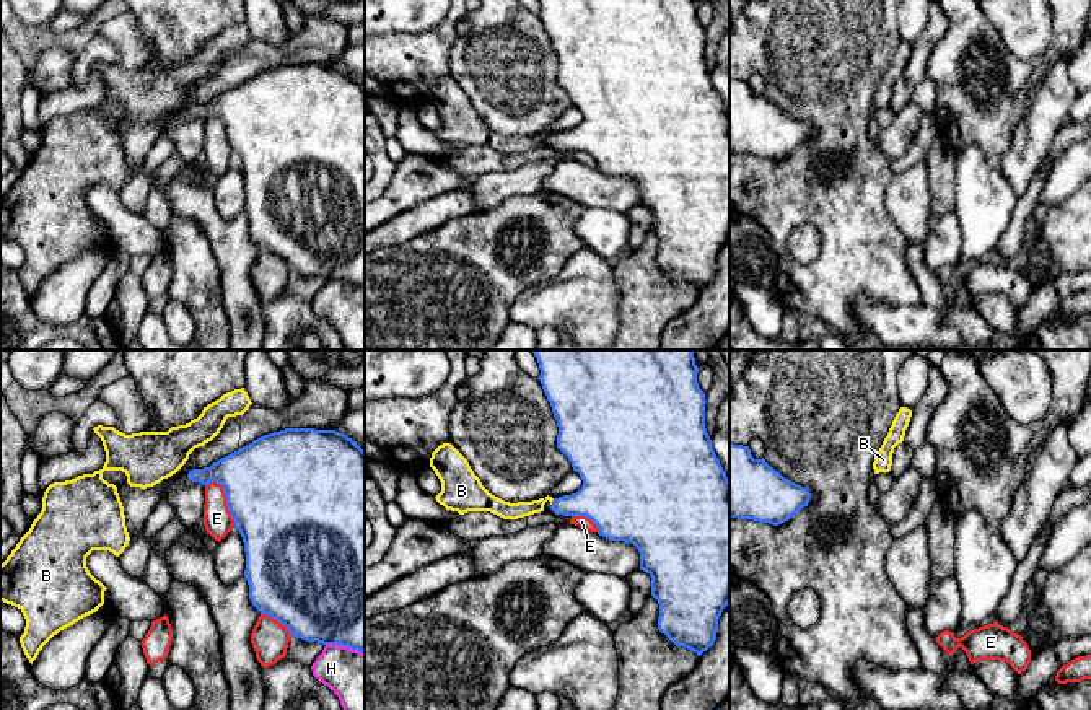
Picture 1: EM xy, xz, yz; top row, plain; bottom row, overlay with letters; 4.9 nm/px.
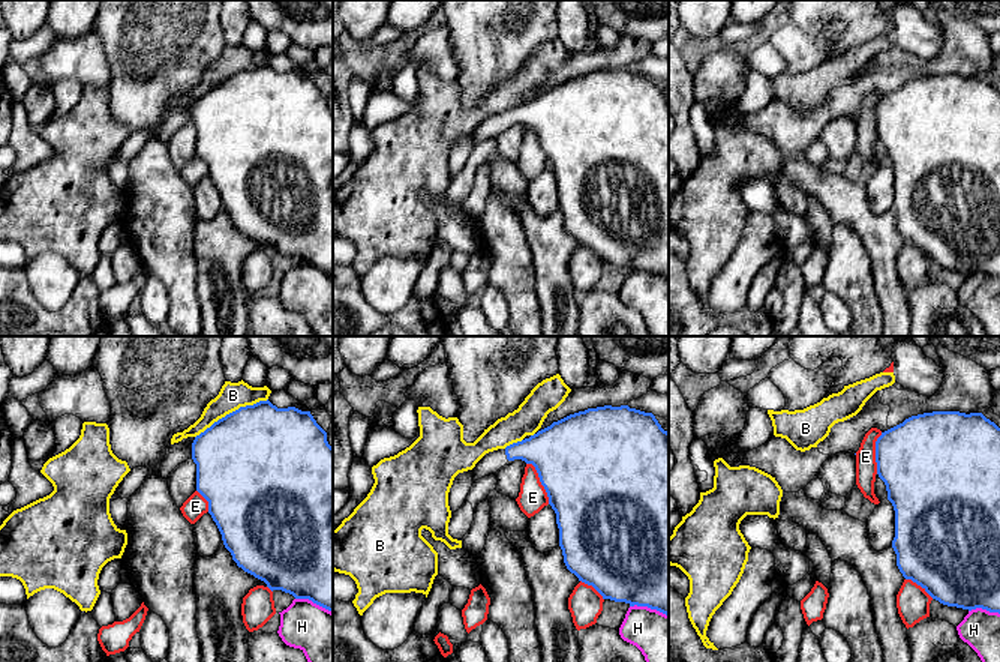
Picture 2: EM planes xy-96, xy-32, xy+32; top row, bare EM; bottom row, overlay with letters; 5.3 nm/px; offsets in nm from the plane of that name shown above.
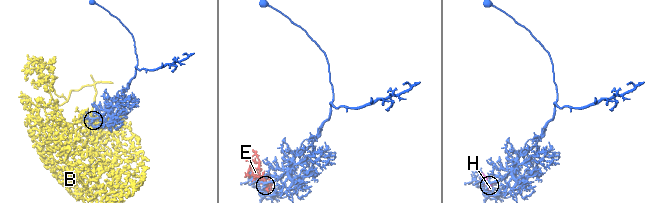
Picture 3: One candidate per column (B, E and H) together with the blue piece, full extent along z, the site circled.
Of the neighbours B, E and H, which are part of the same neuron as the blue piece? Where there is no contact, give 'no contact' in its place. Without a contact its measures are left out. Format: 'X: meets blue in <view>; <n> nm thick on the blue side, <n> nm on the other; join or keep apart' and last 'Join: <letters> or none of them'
B: meets blue in xz; 240 nm thick on the blue side, 90 nm on the other; keep apart
E: meets blue in xy; 500 nm thick on the blue side, 140 nm on the other; keep apart
H: meets blue in xy; 500 nm thick on the blue side, 300 nm on the other; keep apart
Join: none of them

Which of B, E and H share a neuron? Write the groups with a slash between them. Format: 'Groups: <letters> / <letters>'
Groups: B / E / H

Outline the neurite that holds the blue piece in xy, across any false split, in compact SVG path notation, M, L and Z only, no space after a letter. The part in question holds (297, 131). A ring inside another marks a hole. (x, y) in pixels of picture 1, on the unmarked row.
M285 64L264 70L210 103L171 112L163 122L166 135L187 116L223 122L228 145L239 166L249 234L261 248L285 261L291 272L322 280L342 280L365 288L365 86L335 65Z

